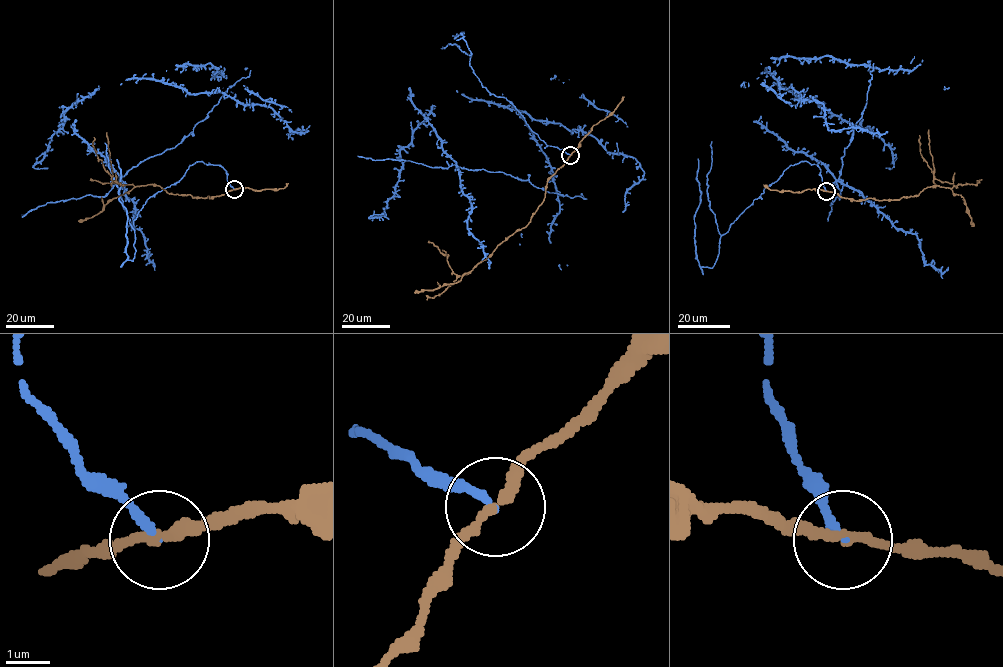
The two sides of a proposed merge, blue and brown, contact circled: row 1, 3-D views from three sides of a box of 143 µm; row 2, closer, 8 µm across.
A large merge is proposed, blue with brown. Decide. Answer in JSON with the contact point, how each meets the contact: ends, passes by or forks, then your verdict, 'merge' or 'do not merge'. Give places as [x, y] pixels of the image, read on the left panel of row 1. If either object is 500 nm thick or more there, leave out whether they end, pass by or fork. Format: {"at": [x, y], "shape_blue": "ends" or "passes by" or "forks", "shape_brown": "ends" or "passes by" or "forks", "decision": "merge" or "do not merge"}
{"at": [234, 189], "shape_blue": "ends", "shape_brown": "passes by", "decision": "do not merge"}

